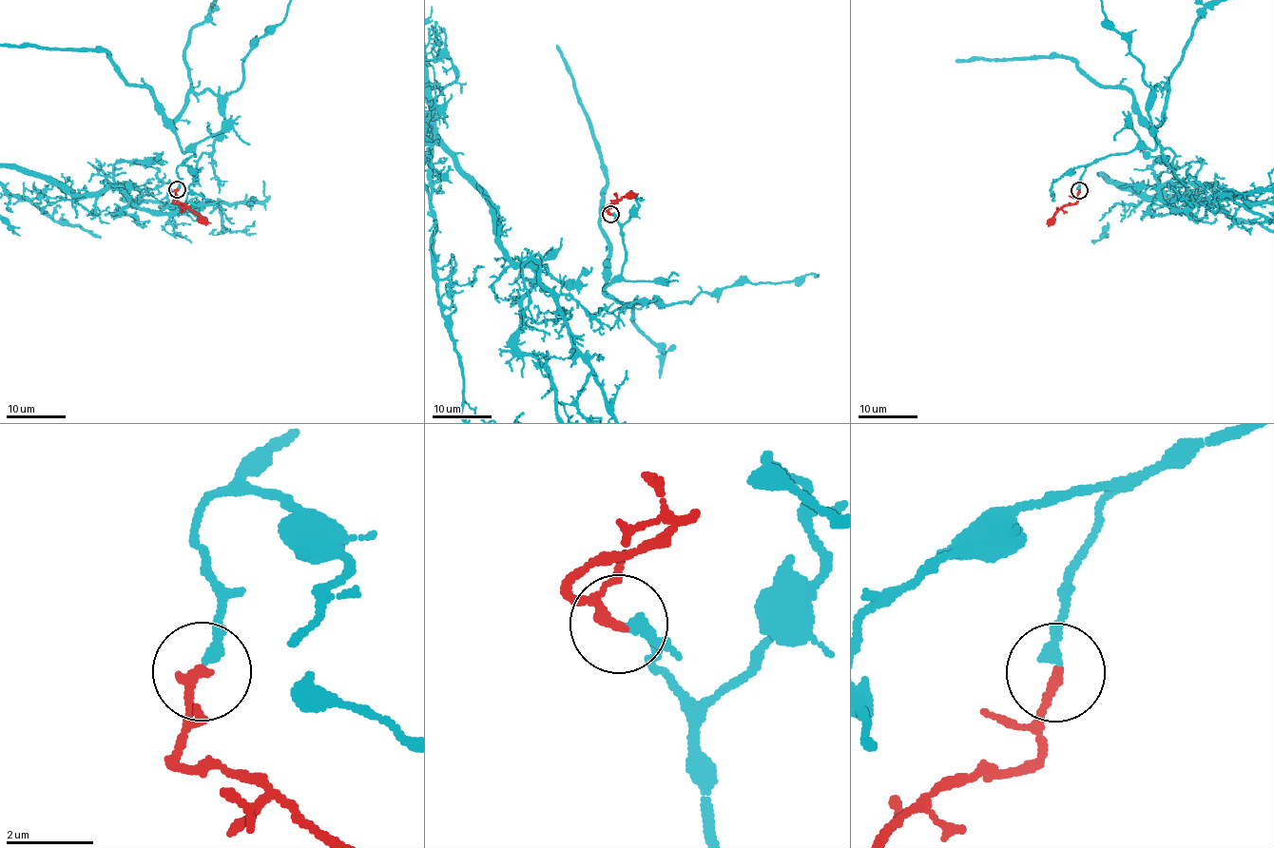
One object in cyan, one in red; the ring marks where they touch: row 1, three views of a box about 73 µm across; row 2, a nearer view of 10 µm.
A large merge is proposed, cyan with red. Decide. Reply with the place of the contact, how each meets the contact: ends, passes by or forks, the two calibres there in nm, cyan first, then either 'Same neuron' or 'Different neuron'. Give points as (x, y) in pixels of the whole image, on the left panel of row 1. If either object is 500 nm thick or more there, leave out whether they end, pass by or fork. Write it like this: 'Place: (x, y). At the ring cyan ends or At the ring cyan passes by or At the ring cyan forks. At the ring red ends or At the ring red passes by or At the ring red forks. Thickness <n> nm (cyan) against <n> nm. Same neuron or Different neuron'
Place: (177, 189). At the ring cyan ends. At the ring red ends. Thickness 280 nm (cyan) against 240 nm. Same neuron

